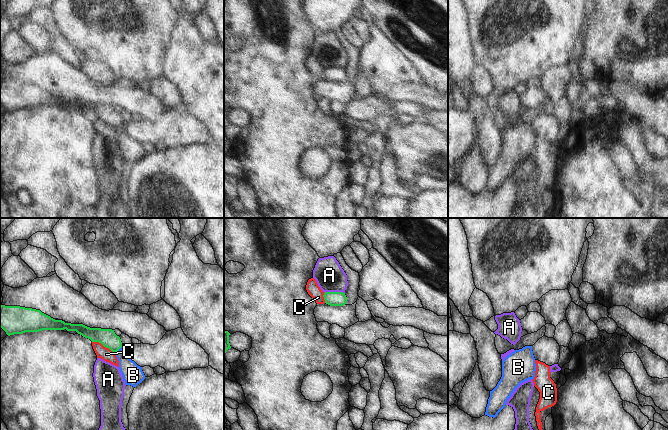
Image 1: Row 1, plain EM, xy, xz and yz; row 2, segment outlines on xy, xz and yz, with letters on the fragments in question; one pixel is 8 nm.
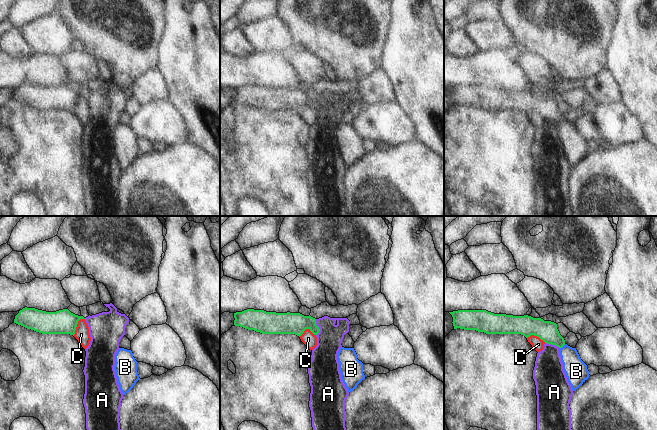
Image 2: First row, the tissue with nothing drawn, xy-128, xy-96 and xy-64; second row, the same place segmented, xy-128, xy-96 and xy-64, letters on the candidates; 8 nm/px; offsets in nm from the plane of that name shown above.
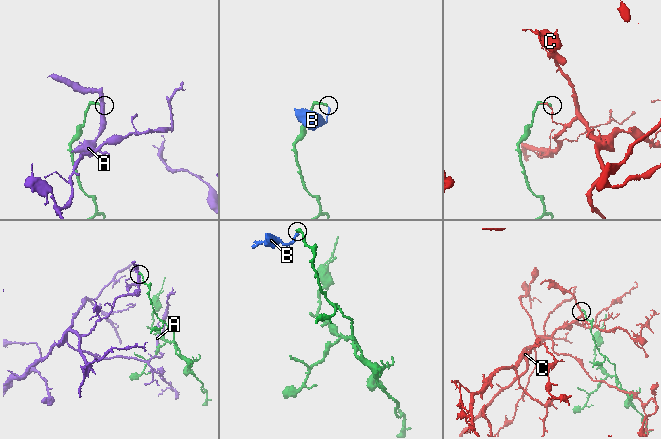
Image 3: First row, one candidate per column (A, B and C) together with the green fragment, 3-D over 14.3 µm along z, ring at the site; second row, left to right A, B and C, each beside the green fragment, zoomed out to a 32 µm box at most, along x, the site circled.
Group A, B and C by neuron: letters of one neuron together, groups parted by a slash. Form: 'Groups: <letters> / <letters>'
Groups: A / B / C.

